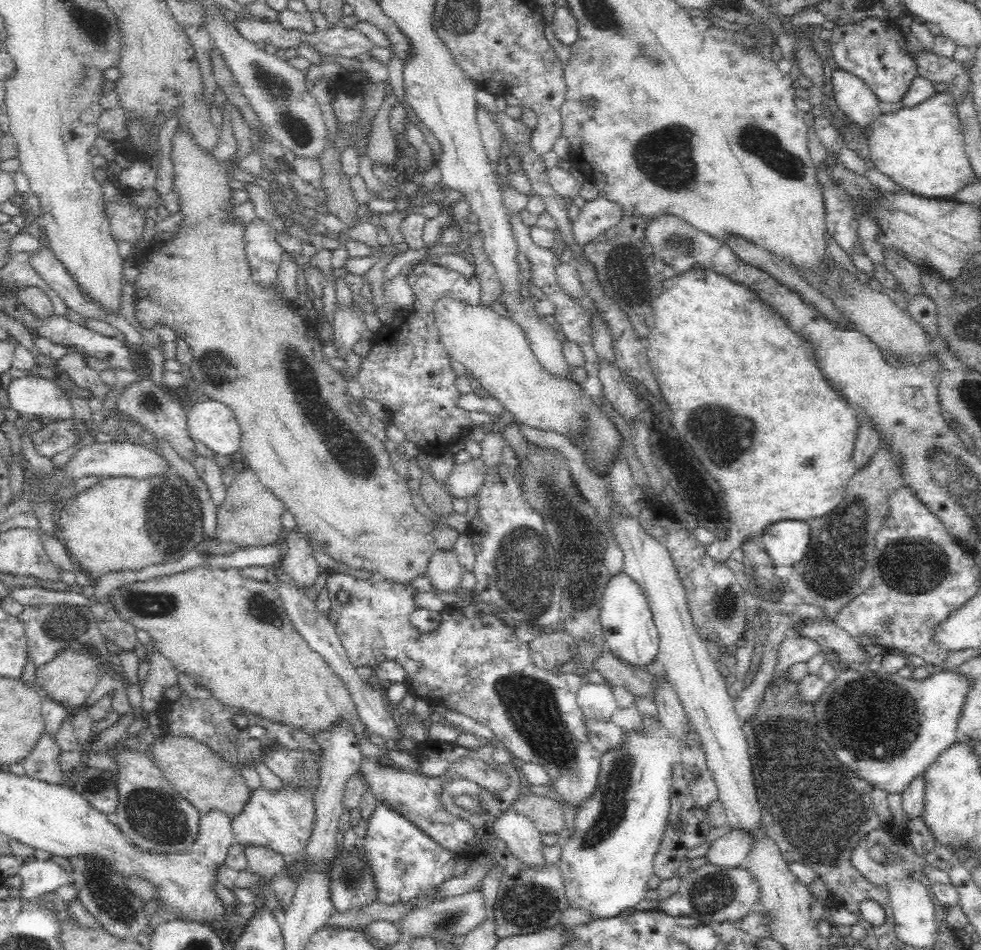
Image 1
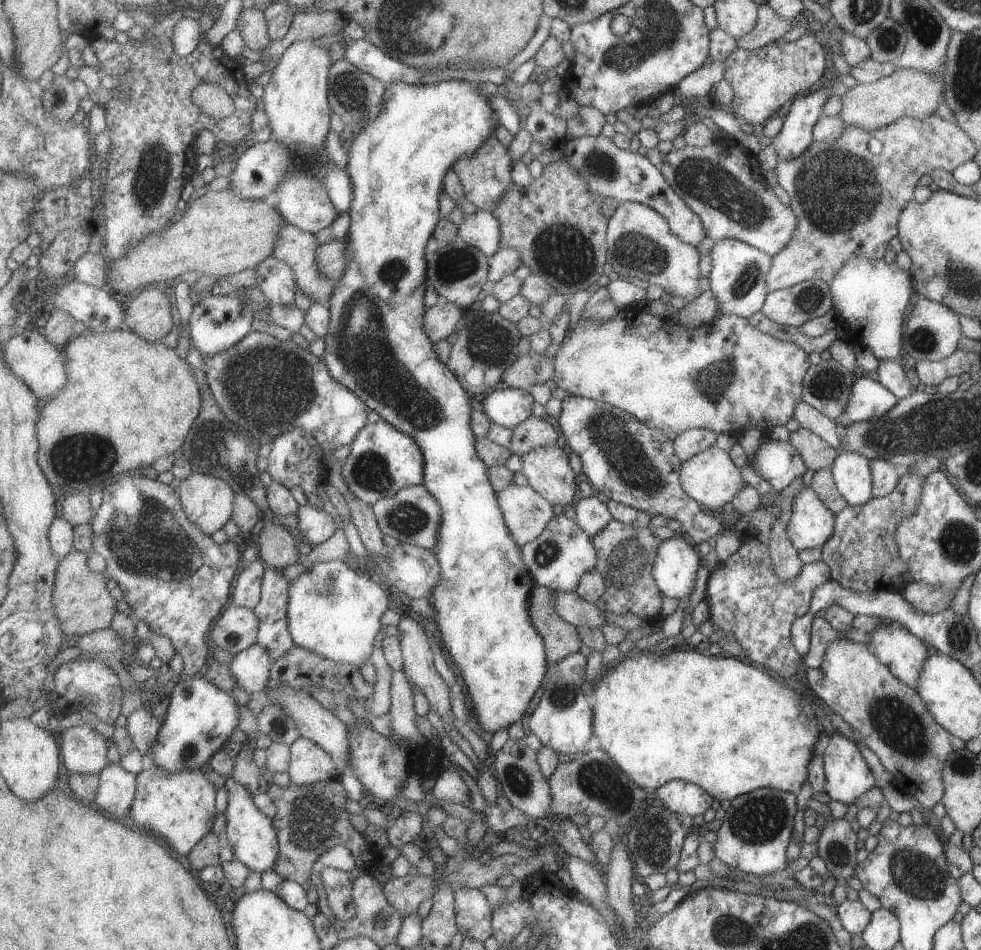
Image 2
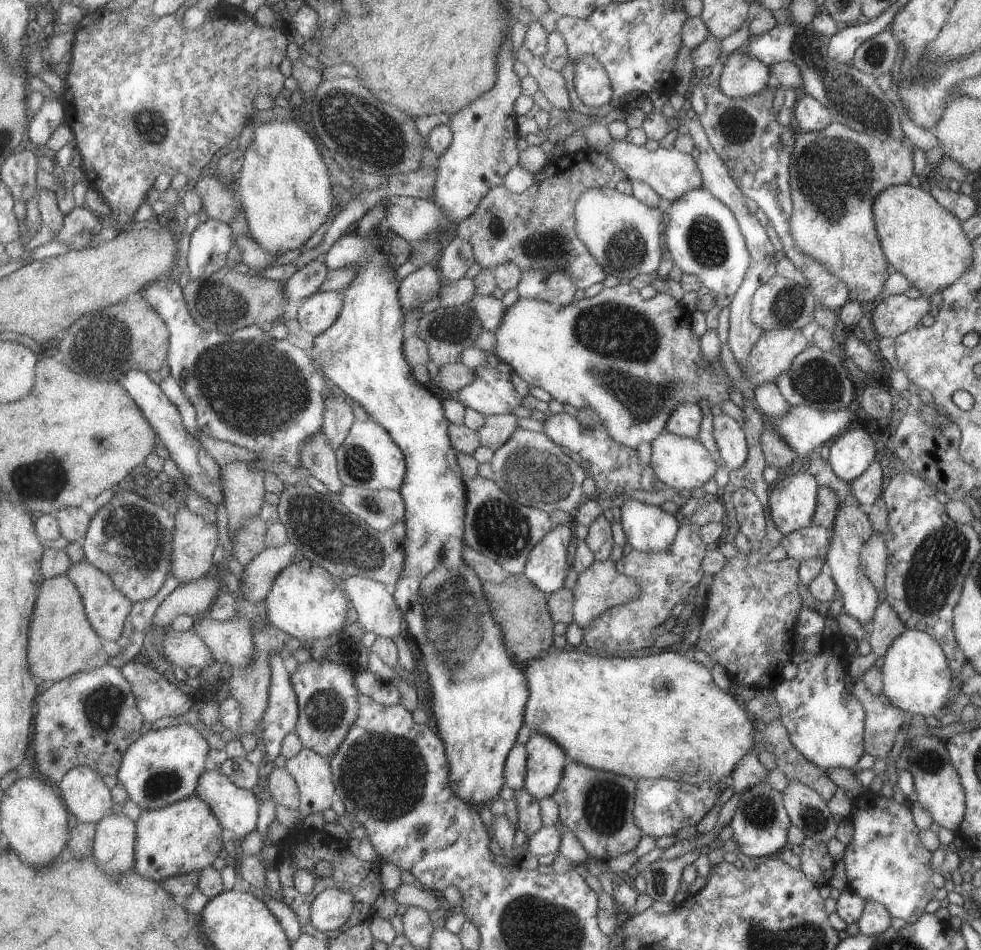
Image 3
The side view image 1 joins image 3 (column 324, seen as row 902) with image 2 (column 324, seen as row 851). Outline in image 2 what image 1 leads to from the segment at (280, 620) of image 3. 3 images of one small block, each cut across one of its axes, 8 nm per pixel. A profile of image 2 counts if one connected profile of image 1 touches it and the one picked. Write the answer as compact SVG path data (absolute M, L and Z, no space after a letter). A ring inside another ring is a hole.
M335 559L311 565L295 580L291 580L289 601L290 631L295 645L302 646L335 662L351 662L361 668L375 652L383 614L391 604L391 590L376 578L353 570L347 562Z

